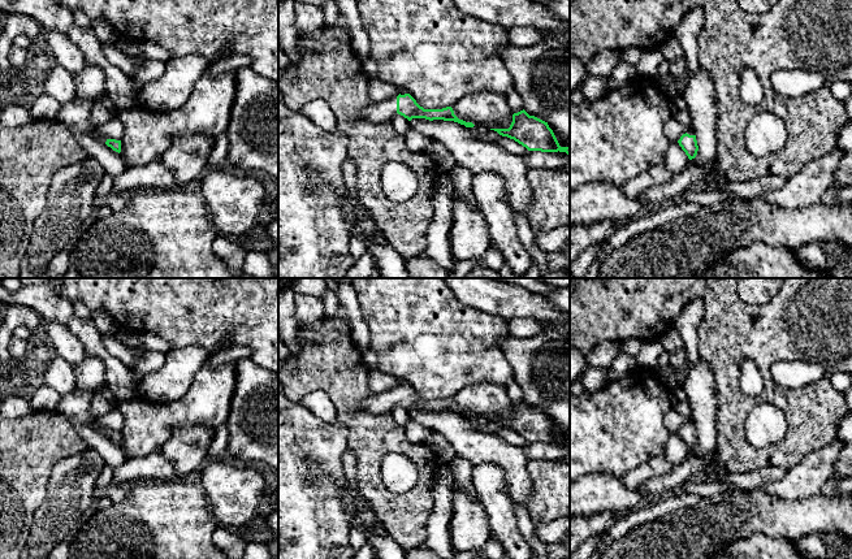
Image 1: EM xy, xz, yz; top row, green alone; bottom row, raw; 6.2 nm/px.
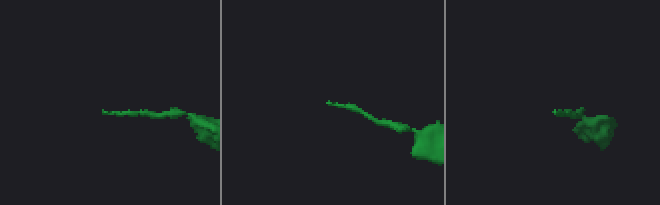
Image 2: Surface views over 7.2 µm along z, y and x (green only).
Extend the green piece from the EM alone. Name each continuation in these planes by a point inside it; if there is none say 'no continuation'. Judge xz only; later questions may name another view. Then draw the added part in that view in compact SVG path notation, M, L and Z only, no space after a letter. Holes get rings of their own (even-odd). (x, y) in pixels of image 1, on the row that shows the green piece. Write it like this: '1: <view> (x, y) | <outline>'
1: xz (377, 112) | M397 96L384 100L373 101L363 110L363 117L373 124L390 122L397 113Z

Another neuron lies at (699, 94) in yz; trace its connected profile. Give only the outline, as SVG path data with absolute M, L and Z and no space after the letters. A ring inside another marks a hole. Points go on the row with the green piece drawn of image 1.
M701 66L691 75L683 90L683 98L692 116L699 151L688 166L701 166L706 179L713 178L709 162L715 157L717 147L717 104L714 82L710 74Z

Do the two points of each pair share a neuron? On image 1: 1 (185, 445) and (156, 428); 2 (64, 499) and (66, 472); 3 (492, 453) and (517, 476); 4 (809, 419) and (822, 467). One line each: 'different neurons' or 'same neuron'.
1: different neurons
2: same neuron
3: same neuron
4: different neurons

